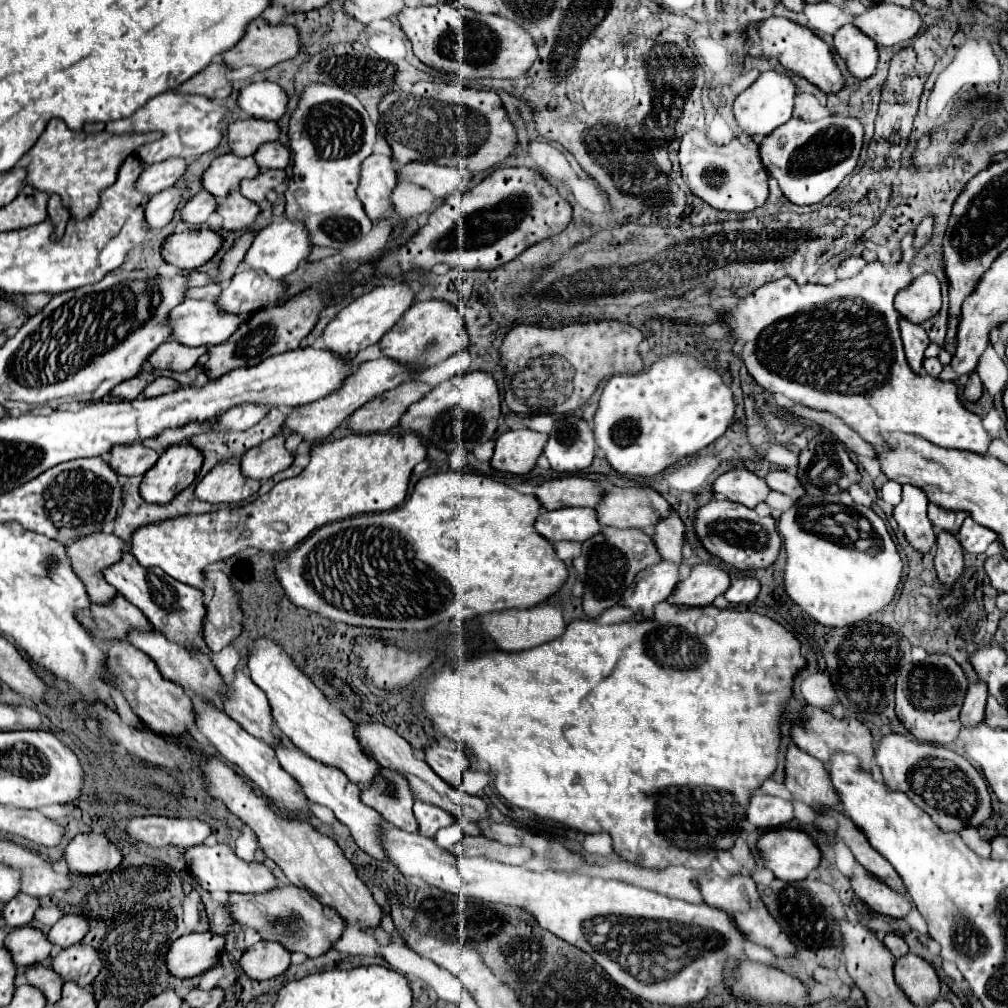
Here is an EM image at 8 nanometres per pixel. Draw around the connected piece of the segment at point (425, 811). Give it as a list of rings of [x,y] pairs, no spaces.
[[[415,801],[413,805],[413,815],[417,819],[417,833],[423,837],[435,837],[435,833],[441,827],[449,827],[455,819],[451,819],[451,815],[447,815],[447,811],[431,805],[431,803],[423,803],[423,801]]]

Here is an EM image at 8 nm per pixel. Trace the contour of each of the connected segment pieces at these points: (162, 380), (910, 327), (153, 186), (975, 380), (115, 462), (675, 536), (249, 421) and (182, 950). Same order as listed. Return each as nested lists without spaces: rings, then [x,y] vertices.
[[[157,377],[153,383],[149,383],[143,391],[145,397],[157,397],[157,395],[165,395],[165,393],[171,393],[179,387],[179,383],[175,379],[169,379],[169,377]]]
[[[901,319],[899,327],[901,327],[901,339],[903,339],[903,345],[905,345],[907,361],[909,361],[911,369],[915,373],[919,373],[921,363],[923,363],[923,351],[929,345],[929,337],[927,337],[927,333],[921,325],[915,325],[907,319]]]
[[[167,159],[163,163],[155,163],[147,167],[137,179],[137,191],[143,195],[155,195],[167,187],[173,187],[177,179],[185,173],[187,161],[183,159]]]
[[[971,373],[971,375],[969,375],[969,379],[967,379],[967,383],[965,383],[963,397],[965,397],[967,401],[977,401],[977,399],[981,397],[981,393],[983,393],[981,379],[979,379],[979,375],[977,375],[977,373]]]
[[[141,443],[113,447],[111,453],[107,455],[107,463],[111,465],[111,469],[119,471],[119,475],[123,477],[143,475],[157,463],[157,459],[159,455]]]
[[[673,511],[667,519],[655,525],[655,545],[659,555],[669,561],[681,565],[683,561],[683,543],[685,543],[685,525],[679,515]]]
[[[255,405],[233,407],[231,411],[219,415],[211,429],[213,431],[245,431],[253,427],[255,423],[259,423],[267,411],[269,411],[267,407],[255,407]]]
[[[189,933],[171,943],[167,951],[167,969],[179,979],[191,979],[215,965],[225,939],[215,933]]]

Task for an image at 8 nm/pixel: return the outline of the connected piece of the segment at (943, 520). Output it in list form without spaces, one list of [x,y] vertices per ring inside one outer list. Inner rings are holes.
[[[929,505],[929,519],[931,523],[939,529],[939,531],[947,531],[957,535],[961,523],[967,519],[969,515],[965,511],[947,511],[947,509],[939,509],[935,505]]]

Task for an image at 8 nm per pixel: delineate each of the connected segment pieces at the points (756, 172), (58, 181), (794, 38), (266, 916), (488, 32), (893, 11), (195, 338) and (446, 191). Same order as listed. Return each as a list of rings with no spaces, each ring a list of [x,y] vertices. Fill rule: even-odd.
[[[703,131],[685,133],[679,149],[679,163],[683,171],[683,181],[693,195],[707,201],[719,211],[749,213],[761,207],[769,195],[767,189],[767,171],[759,159],[759,147],[753,141],[745,145],[737,139],[729,145],[711,145]]]
[[[51,119],[47,129],[41,133],[41,137],[37,139],[37,143],[27,151],[29,155],[29,165],[27,165],[27,183],[33,185],[35,189],[43,191],[43,193],[57,193],[61,197],[63,207],[69,211],[71,217],[75,219],[85,219],[99,203],[99,193],[113,185],[117,179],[117,171],[119,165],[125,161],[125,157],[129,157],[139,145],[147,143],[147,141],[155,141],[159,139],[161,133],[149,133],[149,135],[141,135],[141,133],[133,133],[133,135],[111,135],[107,131],[103,133],[77,133],[77,131],[69,131],[69,127],[65,125],[65,121],[61,119]]]
[[[769,17],[765,21],[759,21],[755,25],[749,25],[745,29],[749,47],[749,57],[765,57],[765,59],[777,59],[785,69],[793,71],[795,75],[805,77],[825,93],[839,93],[843,89],[843,77],[839,67],[833,61],[833,55],[827,47],[827,43],[817,37],[811,29],[797,25],[785,17]]]
[[[295,885],[277,887],[265,893],[231,893],[227,911],[237,925],[253,927],[261,939],[277,941],[287,947],[287,951],[301,951],[307,957],[319,957],[329,951],[345,929],[345,921],[335,909],[321,905],[313,893]]]
[[[453,3],[403,7],[397,21],[403,33],[413,43],[415,55],[429,67],[445,73],[457,73],[465,79],[497,77],[515,79],[523,75],[535,61],[535,43],[531,35],[517,23],[499,17],[483,15],[471,9],[457,9]]]
[[[877,3],[867,13],[857,15],[853,25],[881,45],[905,43],[923,31],[923,21],[917,11],[891,3]]]
[[[185,299],[163,321],[171,337],[187,347],[217,345],[229,339],[245,319],[219,311],[217,303]]]
[[[413,161],[397,171],[397,181],[409,181],[429,189],[435,197],[449,197],[455,191],[469,189],[473,173],[463,167],[441,167],[433,163]]]

